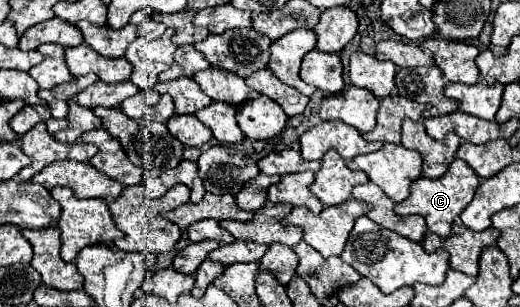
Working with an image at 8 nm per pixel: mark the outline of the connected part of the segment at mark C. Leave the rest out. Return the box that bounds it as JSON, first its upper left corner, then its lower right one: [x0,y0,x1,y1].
[394,159,478,237]

